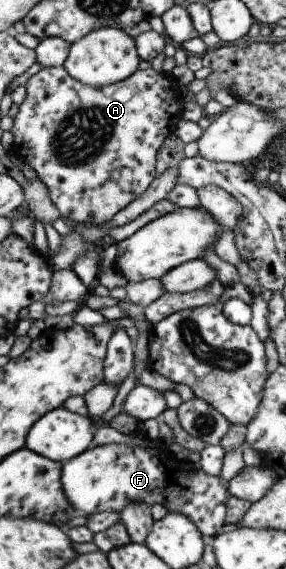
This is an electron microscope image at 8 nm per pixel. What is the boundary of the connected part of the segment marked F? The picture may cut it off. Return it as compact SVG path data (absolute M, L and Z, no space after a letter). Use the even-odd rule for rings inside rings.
M141 436L139 444L108 443L85 449L80 455L61 464L60 483L68 503L81 515L90 515L98 512L119 513L126 505L132 502L142 502L149 508L152 505L162 505L167 512L176 512L185 515L197 527L203 537L210 537L210 541L220 534L225 523L225 501L230 497L225 483L218 476L202 471L200 467L181 463L175 458L168 457L160 449L148 447L148 439Z

